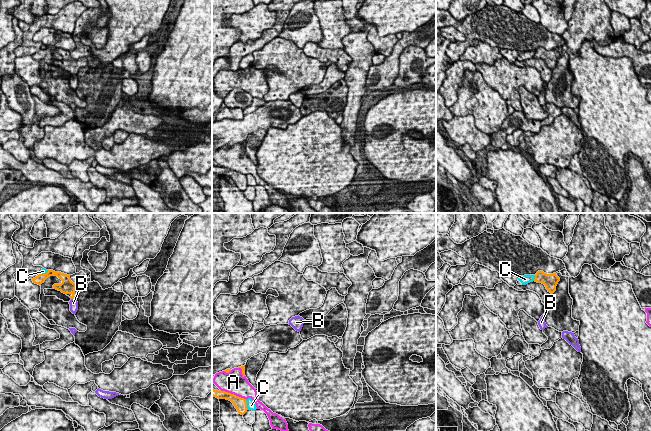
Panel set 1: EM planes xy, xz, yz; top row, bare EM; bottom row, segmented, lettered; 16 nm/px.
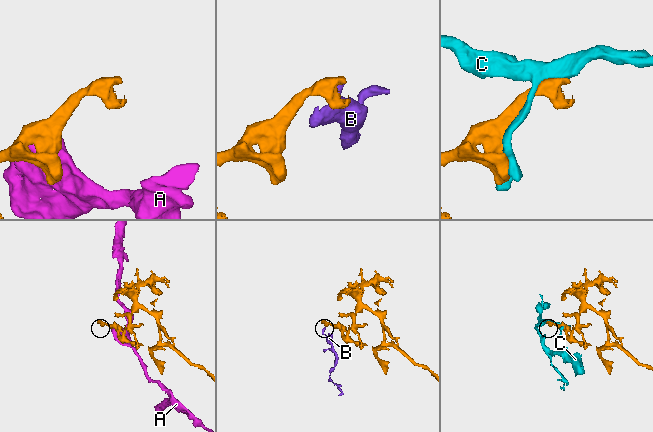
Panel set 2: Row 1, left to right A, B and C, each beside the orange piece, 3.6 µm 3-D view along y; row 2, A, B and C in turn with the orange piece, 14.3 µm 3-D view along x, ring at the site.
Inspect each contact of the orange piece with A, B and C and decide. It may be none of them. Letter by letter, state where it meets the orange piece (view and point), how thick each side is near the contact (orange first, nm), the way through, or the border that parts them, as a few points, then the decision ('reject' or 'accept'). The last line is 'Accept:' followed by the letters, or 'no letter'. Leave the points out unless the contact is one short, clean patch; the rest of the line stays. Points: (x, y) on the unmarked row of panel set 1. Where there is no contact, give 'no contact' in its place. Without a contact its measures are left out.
A: meets orange in xz at (233, 170); 200 nm thick on the orange side, 360 nm on the other; reject
B: meets orange in xy at (73, 74); 220 nm thick on the orange side, 130 nm on the other; border along xy (71, 74), (75, 75); reject
C: meets orange in xz at (246, 181); 200 nm thick on the orange side, 140 nm on the other; reject
Accept: no letter

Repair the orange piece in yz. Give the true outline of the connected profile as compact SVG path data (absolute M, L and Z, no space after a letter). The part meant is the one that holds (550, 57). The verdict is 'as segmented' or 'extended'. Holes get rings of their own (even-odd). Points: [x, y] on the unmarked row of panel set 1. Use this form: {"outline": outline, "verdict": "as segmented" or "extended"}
{"outline": "M538 47L535 51L534 57L544 60L548 68L553 70L556 67L556 62L560 57L560 54L556 51L556 49L546 50L543 47Z", "verdict": "as segmented"}

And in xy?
{"outline": "M48 46L45 50L39 50L35 54L32 55L33 59L41 61L45 58L45 56L50 52L57 52L59 55L62 56L61 60L54 60L53 64L61 67L62 69L69 72L71 75L76 75L80 68L86 67L88 63L87 57L82 57L79 59L73 59L70 55L70 51L61 49L61 48L55 48L53 46Z", "verdict": "extended"}

